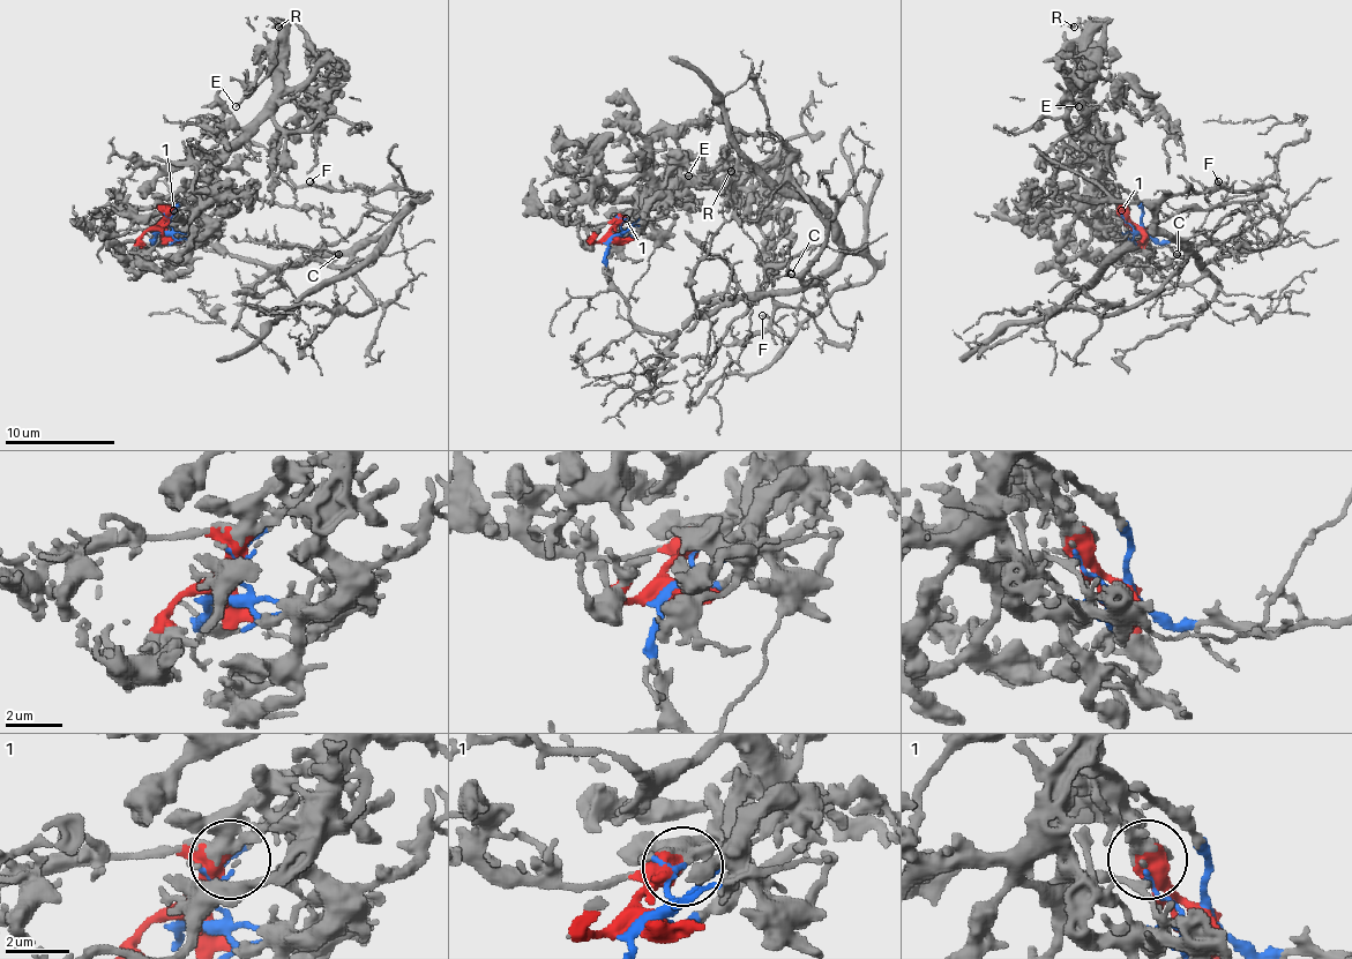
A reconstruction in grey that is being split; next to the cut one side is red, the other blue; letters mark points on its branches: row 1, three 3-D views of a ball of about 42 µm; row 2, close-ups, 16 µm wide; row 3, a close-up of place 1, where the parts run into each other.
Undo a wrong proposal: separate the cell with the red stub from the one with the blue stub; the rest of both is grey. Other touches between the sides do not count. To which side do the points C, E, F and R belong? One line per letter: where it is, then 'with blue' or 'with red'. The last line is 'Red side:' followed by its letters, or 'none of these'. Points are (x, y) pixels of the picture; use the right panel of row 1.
C: (1177, 254) | with blue
E: (1078, 106) | with red
F: (1218, 181) | with blue
R: (1074, 27) | with red
Red side: E, R

